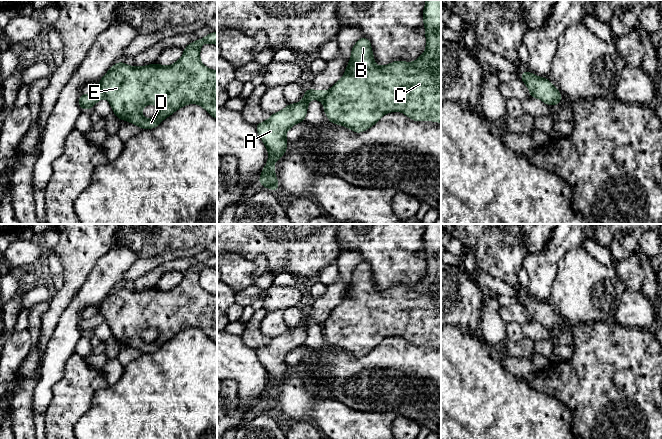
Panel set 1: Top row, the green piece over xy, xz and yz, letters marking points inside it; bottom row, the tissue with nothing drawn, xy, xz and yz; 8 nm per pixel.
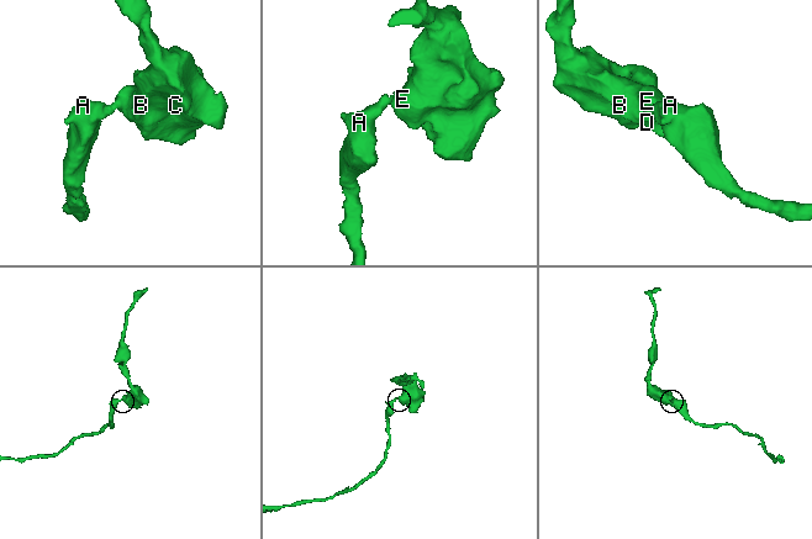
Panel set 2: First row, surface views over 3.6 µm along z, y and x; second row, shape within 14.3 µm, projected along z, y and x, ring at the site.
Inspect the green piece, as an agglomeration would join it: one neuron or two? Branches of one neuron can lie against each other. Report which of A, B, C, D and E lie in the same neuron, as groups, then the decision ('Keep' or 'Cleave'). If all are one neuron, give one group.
Groups: A / B C D E. Cleave

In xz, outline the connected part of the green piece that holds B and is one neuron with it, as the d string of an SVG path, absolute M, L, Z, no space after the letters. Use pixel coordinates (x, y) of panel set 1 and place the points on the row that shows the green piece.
M426 0L423 22L426 50L412 63L399 60L386 66L377 66L374 63L370 40L362 37L355 43L345 74L330 88L322 100L324 112L331 123L345 126L355 133L361 133L380 121L384 114L395 111L402 112L416 122L428 119L436 123L441 122L441 0Z

